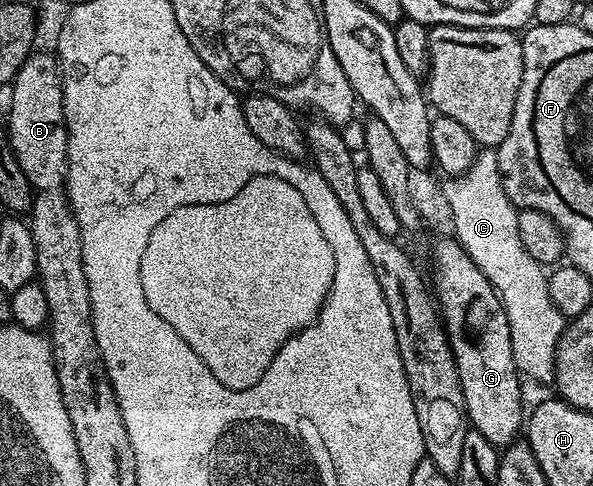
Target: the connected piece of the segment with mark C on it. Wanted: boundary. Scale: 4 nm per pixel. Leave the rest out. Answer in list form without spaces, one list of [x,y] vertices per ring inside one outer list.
[[[477,151],[472,165],[464,173],[445,179],[442,187],[450,202],[454,239],[464,247],[474,266],[486,274],[506,310],[517,371],[533,381],[551,383],[555,377],[557,342],[565,330],[566,318],[552,304],[545,269],[526,254],[518,238],[518,210],[502,186],[495,151]]]

